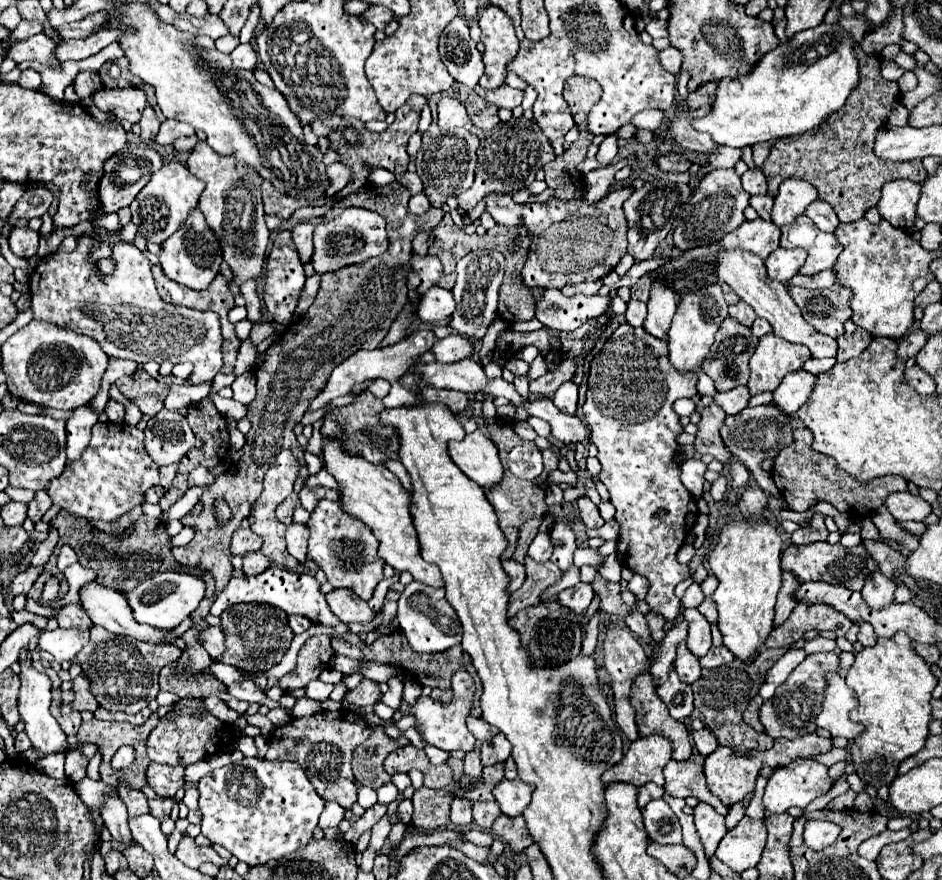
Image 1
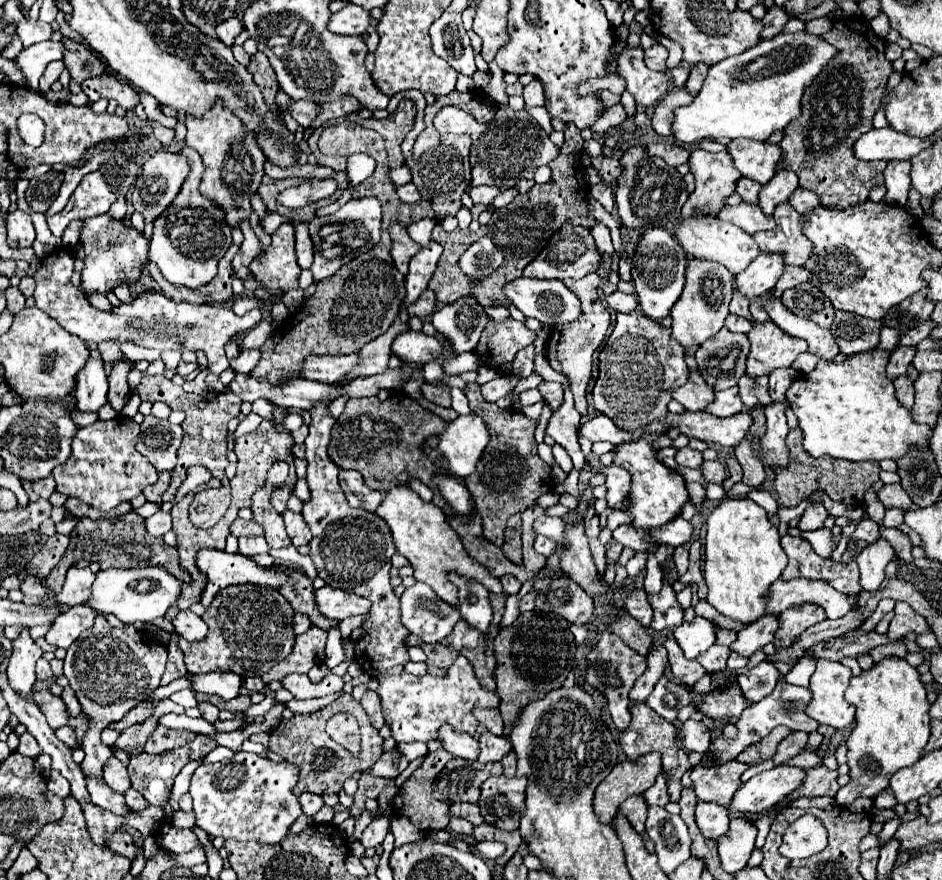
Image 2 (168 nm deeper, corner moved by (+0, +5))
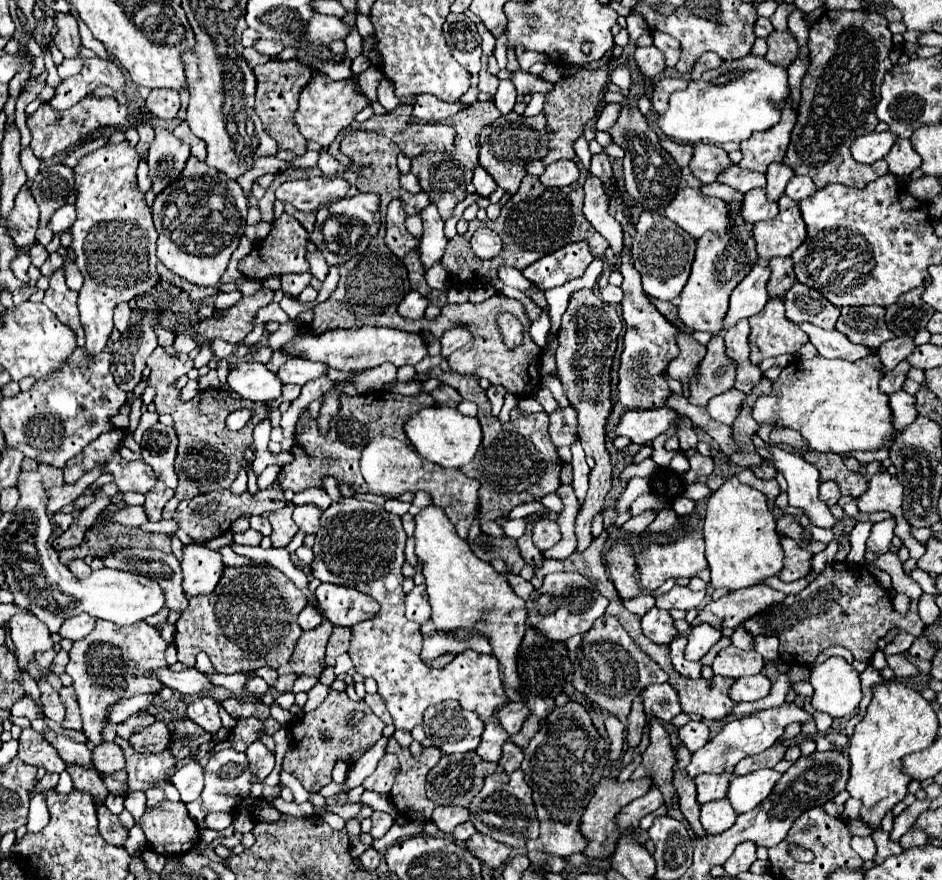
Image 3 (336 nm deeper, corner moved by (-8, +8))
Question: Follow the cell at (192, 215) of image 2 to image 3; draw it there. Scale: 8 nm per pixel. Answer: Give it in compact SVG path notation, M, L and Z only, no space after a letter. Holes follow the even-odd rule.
M190 156L180 178L172 182L172 190L162 190L152 204L152 218L158 232L158 260L192 284L218 286L238 240L244 236L246 212L248 198L240 184ZM182 194L202 194L202 200Z

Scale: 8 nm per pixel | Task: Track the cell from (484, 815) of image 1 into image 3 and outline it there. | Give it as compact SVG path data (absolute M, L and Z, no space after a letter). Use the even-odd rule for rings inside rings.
M438 806L434 810L434 814L432 814L432 822L444 834L450 834L458 824L466 822L468 818L470 818L468 816L468 810L466 808L460 808L460 806Z

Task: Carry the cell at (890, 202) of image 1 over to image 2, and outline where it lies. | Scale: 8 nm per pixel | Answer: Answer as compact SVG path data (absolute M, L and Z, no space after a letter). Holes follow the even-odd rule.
M890 161L888 169L884 169L884 185L884 203L904 207L910 193L910 161Z

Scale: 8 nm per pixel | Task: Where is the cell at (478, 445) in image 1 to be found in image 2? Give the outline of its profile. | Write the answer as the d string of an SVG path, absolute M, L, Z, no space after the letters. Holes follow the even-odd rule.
M470 413L466 417L456 417L442 433L440 443L432 451L432 457L444 455L448 459L448 469L460 479L470 477L490 441L490 433L484 421Z

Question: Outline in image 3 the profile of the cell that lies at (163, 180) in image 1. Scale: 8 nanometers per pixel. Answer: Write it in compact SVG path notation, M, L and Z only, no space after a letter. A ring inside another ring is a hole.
M156 126L154 132L156 136L154 136L154 142L150 144L146 162L150 166L152 188L156 194L160 194L182 172L190 156L190 146L178 140L168 128Z

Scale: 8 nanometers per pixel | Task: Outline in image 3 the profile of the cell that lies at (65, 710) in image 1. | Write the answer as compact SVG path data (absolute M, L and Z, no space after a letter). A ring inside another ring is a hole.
M40 678L38 680L38 688L40 688L40 700L42 700L42 708L44 708L44 714L54 720L54 722L62 722L64 720L64 704L60 702L60 696L58 692L50 686L50 682L46 678Z

